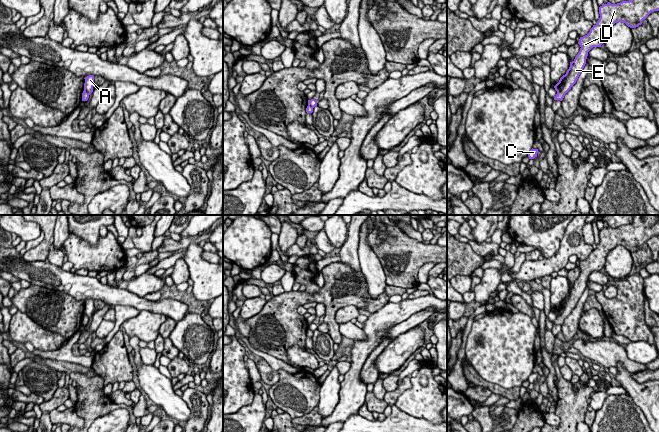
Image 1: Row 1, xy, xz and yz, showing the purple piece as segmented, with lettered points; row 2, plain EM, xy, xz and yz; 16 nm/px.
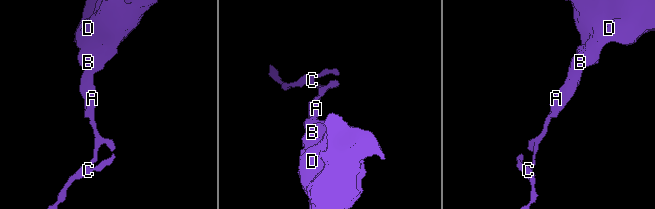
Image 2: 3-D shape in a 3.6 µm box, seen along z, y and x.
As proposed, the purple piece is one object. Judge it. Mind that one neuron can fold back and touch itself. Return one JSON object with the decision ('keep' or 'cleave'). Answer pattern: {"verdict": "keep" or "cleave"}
{"verdict": "cleave"}

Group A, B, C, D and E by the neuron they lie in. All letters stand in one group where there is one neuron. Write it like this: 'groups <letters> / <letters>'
groups A C / B D E

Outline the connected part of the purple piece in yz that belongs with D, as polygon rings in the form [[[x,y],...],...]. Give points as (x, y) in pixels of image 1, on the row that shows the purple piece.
[[[629,0],[617,4],[602,4],[599,7],[600,18],[590,32],[580,37],[580,51],[576,55],[563,89],[557,92],[554,100],[562,101],[565,94],[576,83],[583,70],[588,52],[593,47],[601,47],[605,42],[608,29],[617,22],[623,22],[630,28],[636,28],[651,12],[659,11],[659,0]]]

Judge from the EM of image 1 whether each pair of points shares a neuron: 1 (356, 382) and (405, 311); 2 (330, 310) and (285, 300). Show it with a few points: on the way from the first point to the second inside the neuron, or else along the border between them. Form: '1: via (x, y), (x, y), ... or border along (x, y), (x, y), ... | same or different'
1: via (363, 362), (385, 321) | same
2: via (322, 298), (297, 298) | same

